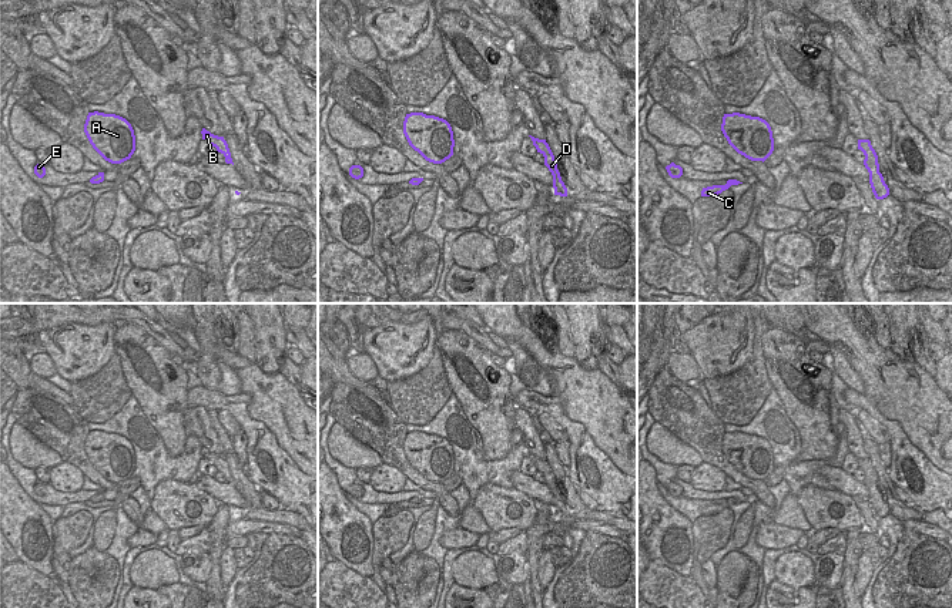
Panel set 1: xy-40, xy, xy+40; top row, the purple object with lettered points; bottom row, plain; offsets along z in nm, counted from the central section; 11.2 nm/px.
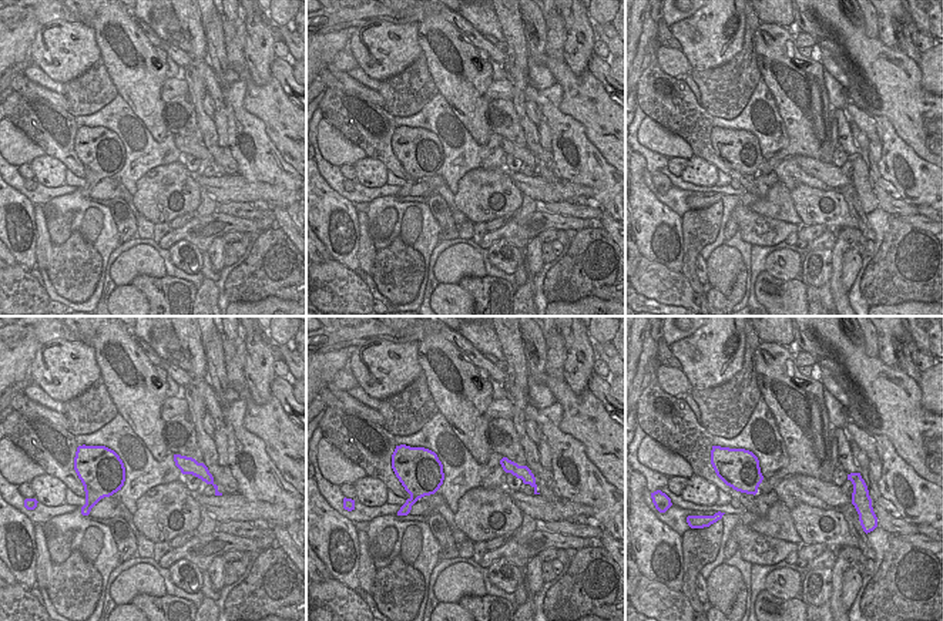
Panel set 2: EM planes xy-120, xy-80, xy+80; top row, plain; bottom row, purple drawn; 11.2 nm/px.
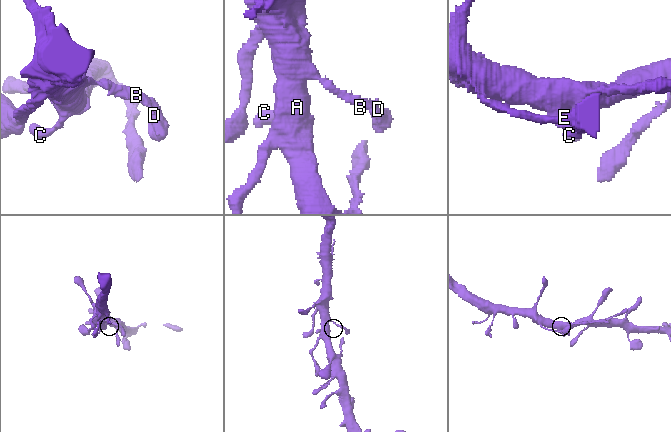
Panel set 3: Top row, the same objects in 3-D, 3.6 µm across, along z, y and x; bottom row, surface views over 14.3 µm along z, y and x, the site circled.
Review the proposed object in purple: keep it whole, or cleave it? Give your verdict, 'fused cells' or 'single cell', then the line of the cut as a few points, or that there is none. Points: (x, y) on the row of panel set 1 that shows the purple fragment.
single cell | no cut

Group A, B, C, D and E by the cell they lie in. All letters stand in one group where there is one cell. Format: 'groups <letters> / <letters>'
groups A B C D E

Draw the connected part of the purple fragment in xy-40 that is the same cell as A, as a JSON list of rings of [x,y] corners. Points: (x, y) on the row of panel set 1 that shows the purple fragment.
[[[88,112],[84,132],[93,148],[108,162],[121,164],[135,151],[131,124],[115,114]]]

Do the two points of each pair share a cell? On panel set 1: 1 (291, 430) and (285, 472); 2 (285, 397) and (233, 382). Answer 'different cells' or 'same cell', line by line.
1: different cells
2: different cells

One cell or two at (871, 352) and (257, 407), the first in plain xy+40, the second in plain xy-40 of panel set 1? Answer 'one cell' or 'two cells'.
one cell

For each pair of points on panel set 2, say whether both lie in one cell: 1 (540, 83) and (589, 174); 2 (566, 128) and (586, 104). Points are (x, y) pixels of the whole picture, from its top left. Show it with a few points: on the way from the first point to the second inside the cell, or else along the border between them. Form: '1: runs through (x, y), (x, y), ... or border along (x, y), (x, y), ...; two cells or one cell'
1: border along (554, 81), (543, 89), (529, 86); two cells
2: border along (561, 87), (560, 110), (583, 126), (593, 145); two cells

